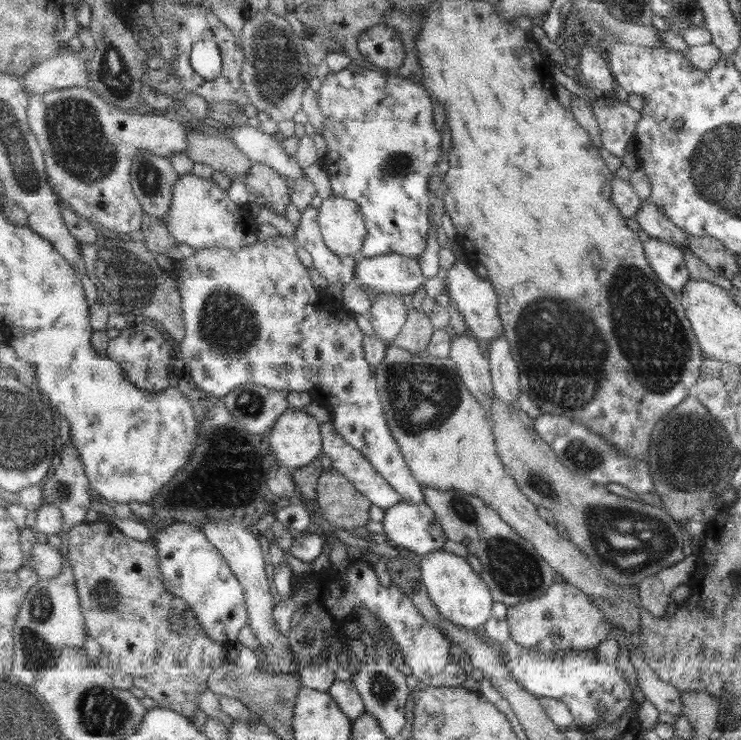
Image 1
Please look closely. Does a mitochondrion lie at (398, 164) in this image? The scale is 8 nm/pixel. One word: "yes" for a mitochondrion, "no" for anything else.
yes

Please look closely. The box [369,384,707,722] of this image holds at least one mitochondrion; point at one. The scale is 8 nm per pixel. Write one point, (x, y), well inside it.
(626, 541)

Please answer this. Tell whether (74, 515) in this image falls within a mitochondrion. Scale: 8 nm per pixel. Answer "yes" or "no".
no

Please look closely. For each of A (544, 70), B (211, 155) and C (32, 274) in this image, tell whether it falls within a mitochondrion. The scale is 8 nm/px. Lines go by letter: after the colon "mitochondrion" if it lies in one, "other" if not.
A: other
B: other
C: other

